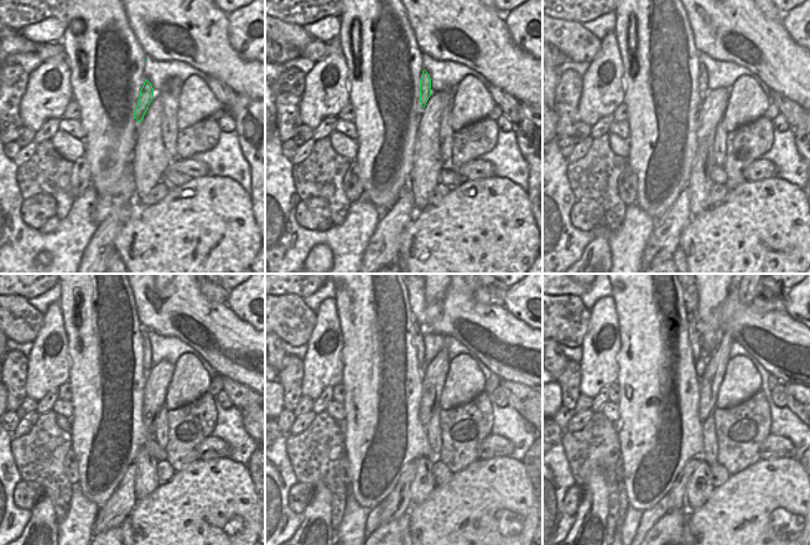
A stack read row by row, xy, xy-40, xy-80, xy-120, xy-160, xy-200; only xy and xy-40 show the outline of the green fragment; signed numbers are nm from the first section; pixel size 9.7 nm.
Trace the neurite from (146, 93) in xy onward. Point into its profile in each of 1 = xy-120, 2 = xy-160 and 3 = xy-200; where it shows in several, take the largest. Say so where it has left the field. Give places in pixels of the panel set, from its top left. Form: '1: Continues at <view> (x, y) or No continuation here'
1: Continues at xy-120 (148, 349)
2: Continues at xy-160 (419, 336)
3: Continues at xy-200 (694, 336)

